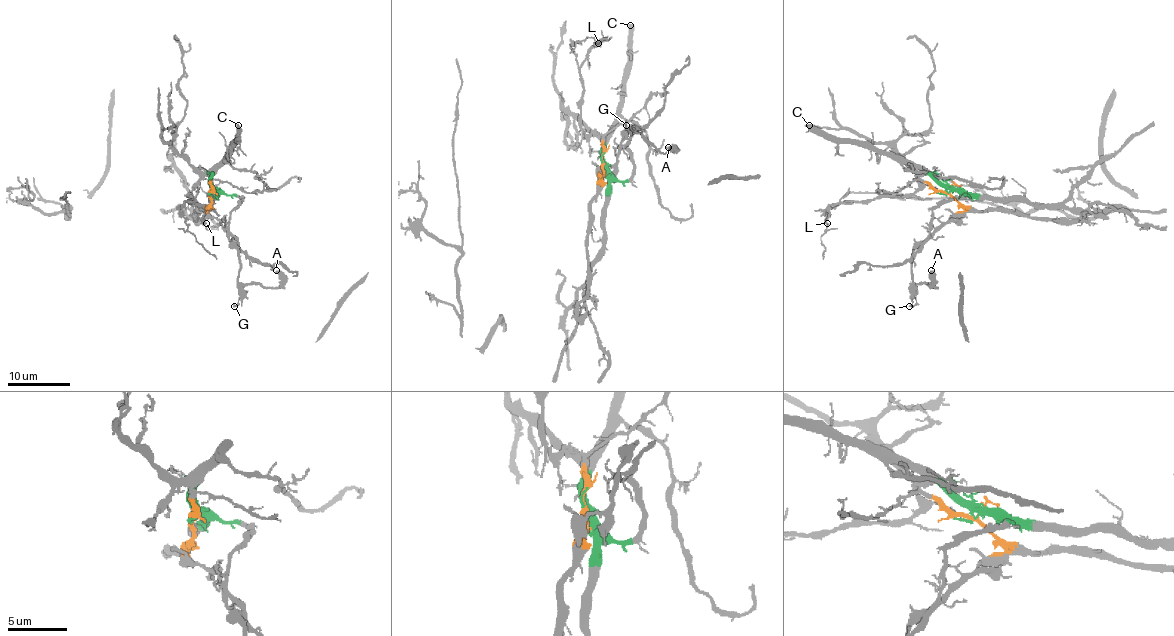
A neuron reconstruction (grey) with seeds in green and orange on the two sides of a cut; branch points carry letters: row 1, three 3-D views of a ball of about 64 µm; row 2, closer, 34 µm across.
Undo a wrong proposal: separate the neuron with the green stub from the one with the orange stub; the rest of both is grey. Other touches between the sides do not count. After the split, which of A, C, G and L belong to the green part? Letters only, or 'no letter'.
C, L

